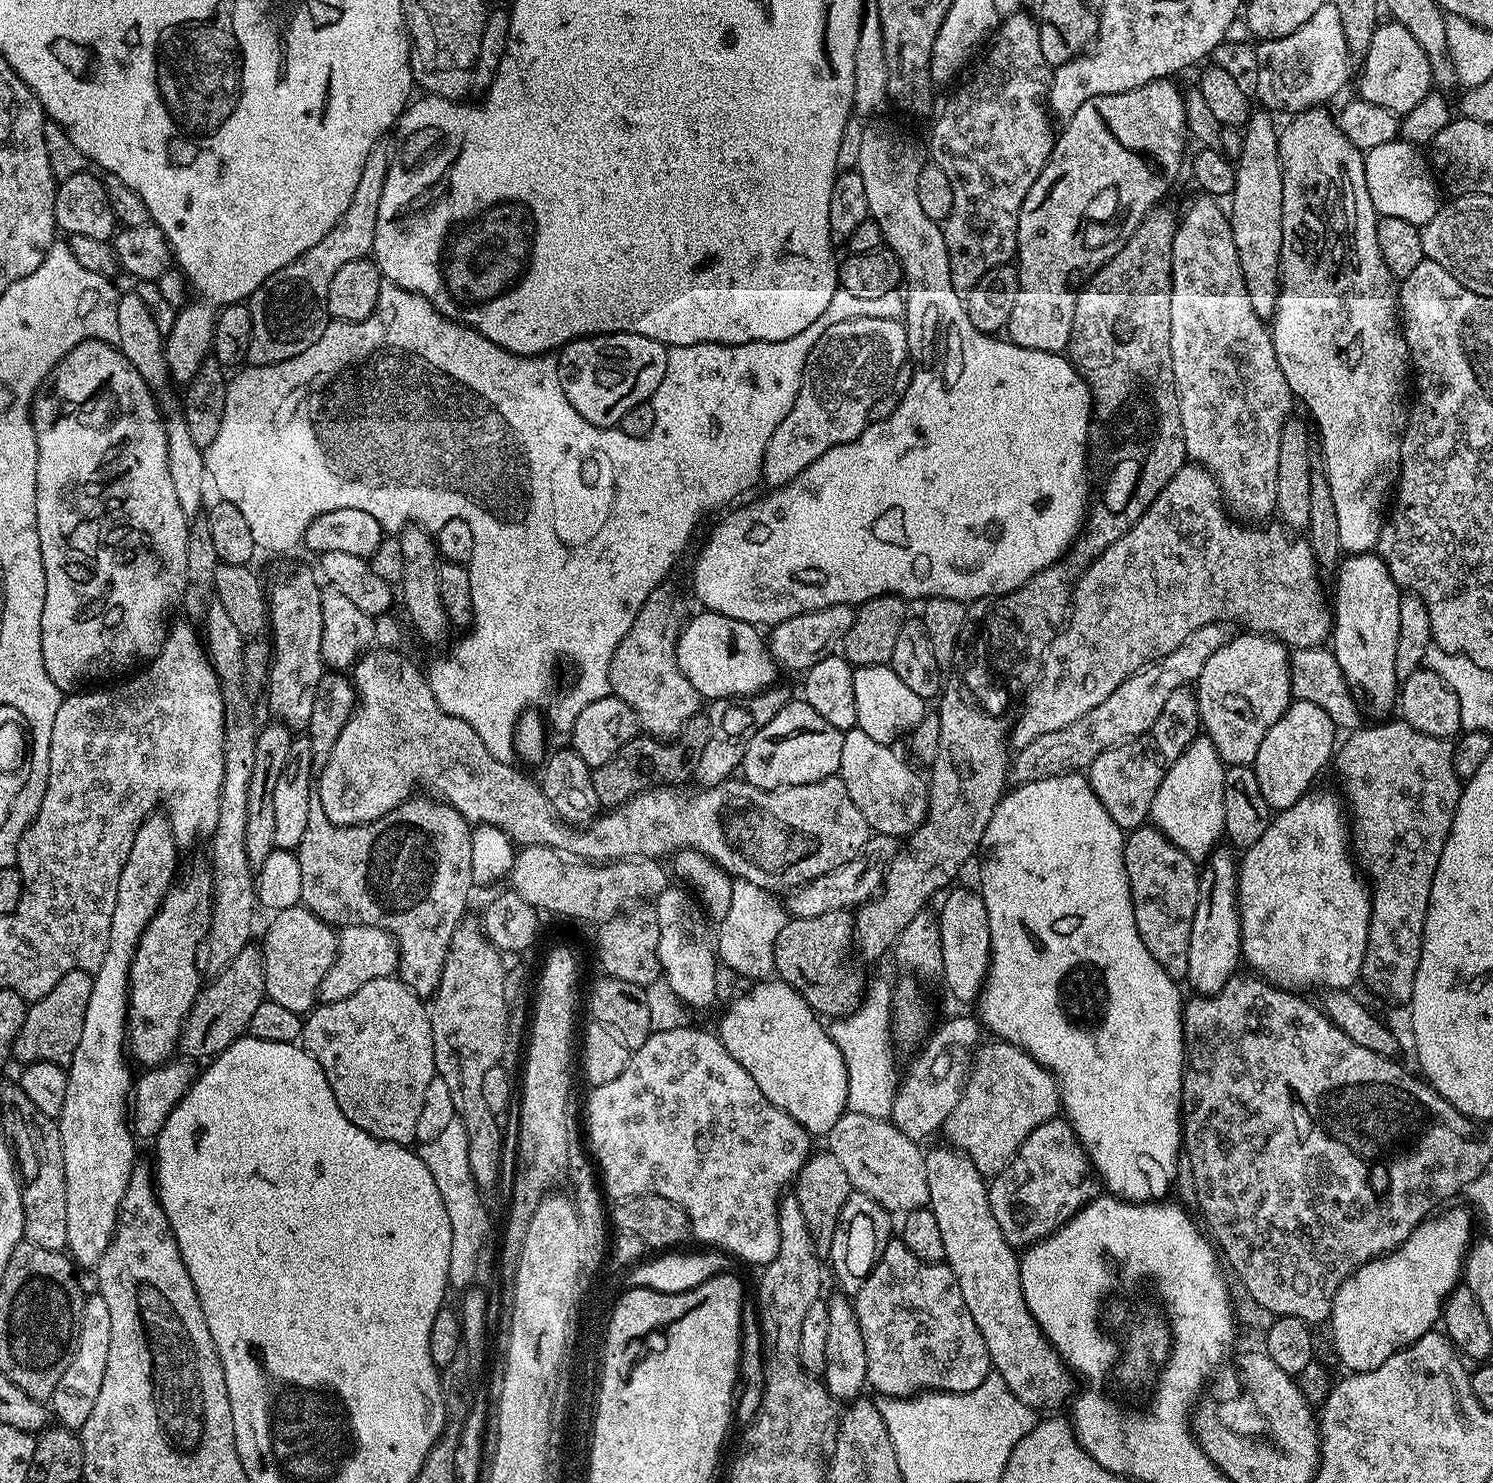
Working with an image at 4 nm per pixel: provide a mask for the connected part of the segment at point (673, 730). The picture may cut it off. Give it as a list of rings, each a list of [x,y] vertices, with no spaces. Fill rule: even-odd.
[[[668,587],[655,588],[650,598],[646,598],[642,610],[638,610],[638,618],[634,618],[634,626],[630,626],[610,662],[611,695],[626,702],[634,710],[637,725],[657,738],[679,736],[686,722],[702,708],[702,698],[690,686],[686,674],[682,674],[676,653],[676,640],[686,623],[688,608],[683,598]]]

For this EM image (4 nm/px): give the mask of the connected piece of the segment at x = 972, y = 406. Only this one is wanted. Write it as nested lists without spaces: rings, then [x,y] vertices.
[[[865,127],[862,134],[862,147],[858,150],[858,166],[855,171],[862,174],[862,183],[866,189],[866,202],[868,203],[869,217],[878,222],[878,226],[884,235],[884,244],[900,259],[900,271],[902,273],[902,284],[908,292],[904,299],[904,314],[902,323],[906,330],[906,338],[908,339],[908,351],[910,353],[910,363],[912,365],[912,377],[910,378],[910,388],[906,390],[904,396],[899,397],[896,401],[896,409],[894,414],[890,414],[890,418],[885,420],[873,420],[867,428],[862,430],[862,434],[856,440],[851,440],[845,444],[834,446],[830,450],[826,450],[826,454],[822,454],[822,458],[818,458],[814,462],[810,462],[810,466],[806,466],[806,470],[802,470],[802,474],[798,474],[788,484],[783,484],[781,488],[771,489],[761,500],[756,500],[753,504],[748,504],[745,508],[733,507],[729,516],[724,516],[712,528],[712,537],[704,544],[704,549],[696,556],[696,565],[692,568],[692,588],[696,591],[696,596],[701,600],[703,607],[710,612],[717,612],[726,618],[734,618],[741,620],[747,624],[757,626],[775,626],[786,622],[786,618],[794,618],[798,614],[806,614],[813,612],[819,608],[826,606],[838,606],[839,604],[851,604],[859,606],[868,600],[873,600],[876,596],[903,596],[905,601],[912,600],[937,600],[938,598],[950,598],[951,600],[959,600],[961,602],[969,602],[968,600],[984,600],[989,598],[999,598],[1008,596],[1011,592],[1017,592],[1031,576],[1036,575],[1043,568],[1048,568],[1051,564],[1056,563],[1067,553],[1068,549],[1076,543],[1081,535],[1082,529],[1086,524],[1086,513],[1090,503],[1090,469],[1088,466],[1088,429],[1092,426],[1092,391],[1088,389],[1088,384],[1080,377],[1080,371],[1072,366],[1071,360],[1067,355],[1059,352],[1043,352],[1042,350],[1026,350],[1022,346],[1013,344],[1007,338],[1001,338],[996,334],[989,334],[978,330],[974,326],[974,322],[970,322],[970,314],[968,313],[968,305],[965,297],[954,290],[954,282],[950,282],[950,258],[946,254],[946,242],[944,241],[944,229],[935,220],[922,211],[922,205],[918,203],[918,174],[924,169],[926,163],[925,157],[920,157],[920,152],[908,140],[903,140],[900,136],[891,136],[888,132],[883,132],[880,128]]]

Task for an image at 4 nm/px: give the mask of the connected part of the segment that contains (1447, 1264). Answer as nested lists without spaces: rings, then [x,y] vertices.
[[[1452,1208],[1449,1212],[1443,1212],[1435,1218],[1424,1220],[1400,1247],[1387,1252],[1382,1258],[1361,1264],[1348,1275],[1342,1286],[1338,1286],[1332,1299],[1330,1317],[1332,1344],[1336,1347],[1337,1358],[1348,1367],[1349,1373],[1365,1372],[1382,1366],[1386,1358],[1418,1342],[1418,1338],[1437,1327],[1444,1311],[1444,1300],[1461,1283],[1464,1258],[1474,1239],[1471,1211],[1468,1213],[1460,1208]]]

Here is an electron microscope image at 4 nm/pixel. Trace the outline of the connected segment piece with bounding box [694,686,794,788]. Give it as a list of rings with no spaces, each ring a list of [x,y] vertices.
[[[773,686],[765,692],[756,692],[753,696],[727,696],[721,700],[713,700],[707,705],[706,715],[710,722],[710,739],[706,750],[702,750],[702,758],[698,758],[698,766],[694,777],[697,785],[712,788],[724,780],[735,777],[744,763],[744,755],[750,746],[750,738],[785,708],[793,699],[794,693],[788,688]]]

